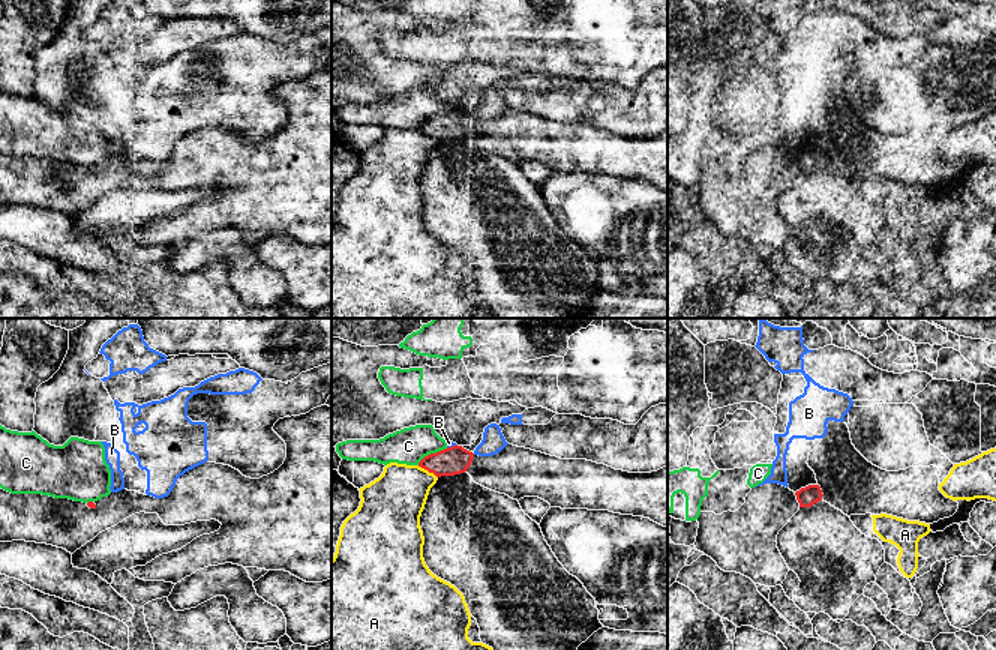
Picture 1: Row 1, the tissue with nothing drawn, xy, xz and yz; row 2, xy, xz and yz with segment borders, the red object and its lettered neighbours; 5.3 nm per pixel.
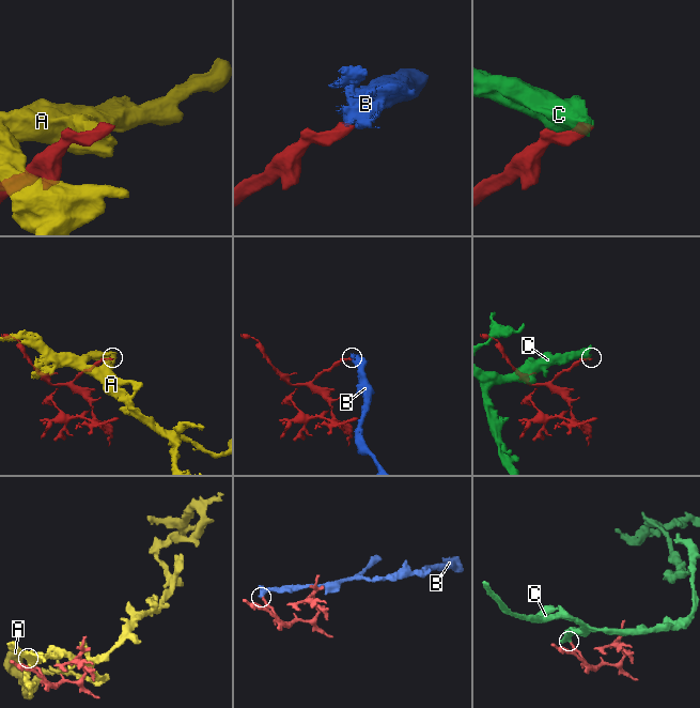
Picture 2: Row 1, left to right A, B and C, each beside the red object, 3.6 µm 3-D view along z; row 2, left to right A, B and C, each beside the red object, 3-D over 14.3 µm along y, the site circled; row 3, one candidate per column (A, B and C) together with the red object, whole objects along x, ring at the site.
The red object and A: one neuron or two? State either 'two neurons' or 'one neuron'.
two neurons

